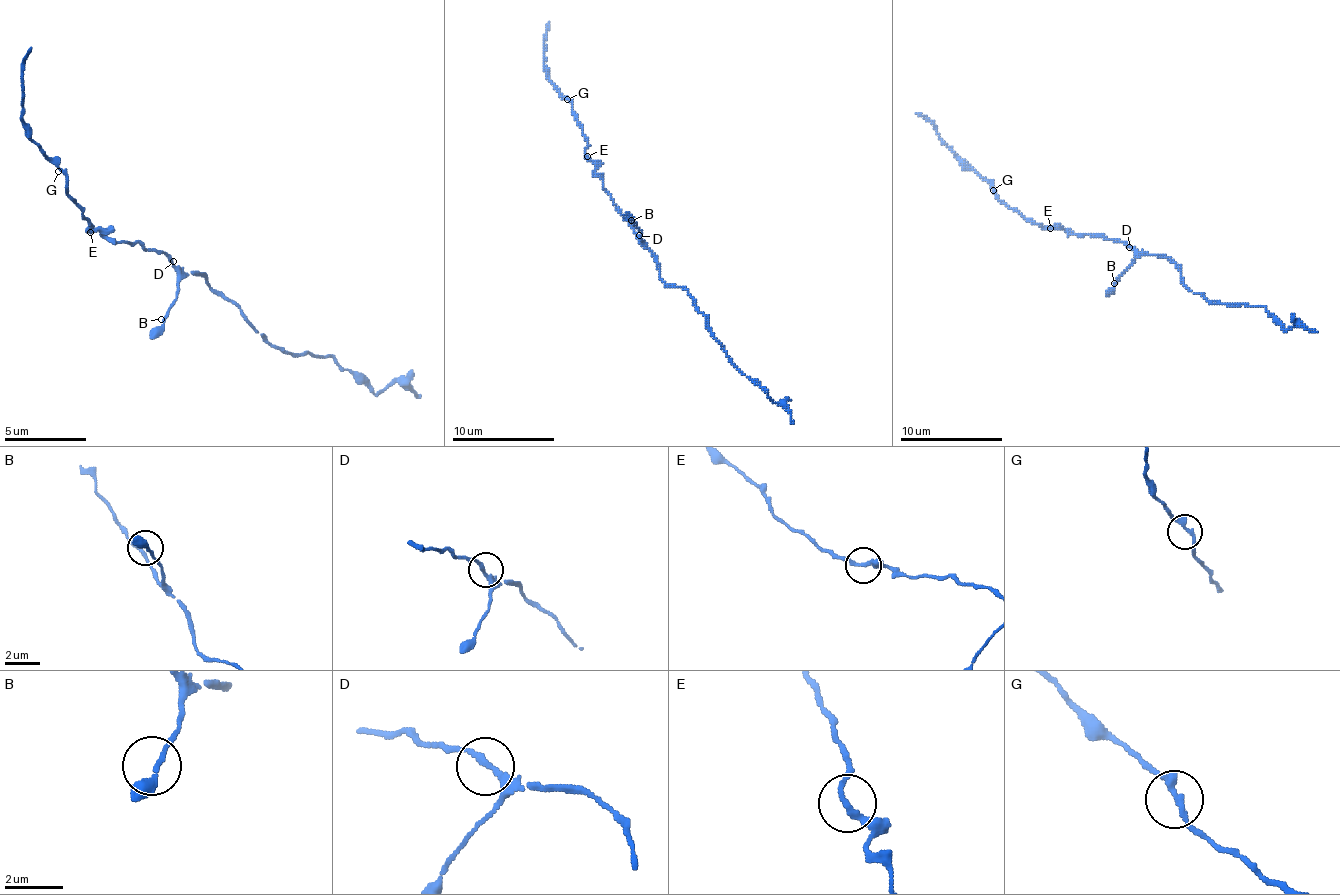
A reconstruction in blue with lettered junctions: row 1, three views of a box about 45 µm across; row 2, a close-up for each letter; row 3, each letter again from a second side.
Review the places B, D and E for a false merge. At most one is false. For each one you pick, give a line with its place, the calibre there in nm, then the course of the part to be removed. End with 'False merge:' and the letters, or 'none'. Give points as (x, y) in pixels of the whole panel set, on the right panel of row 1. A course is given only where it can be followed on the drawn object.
False merge: none

